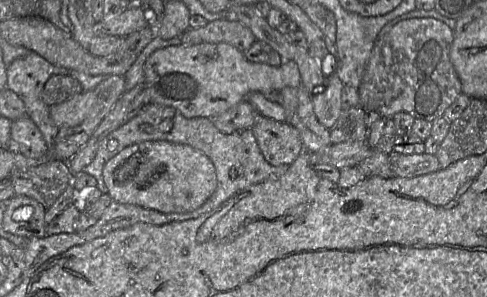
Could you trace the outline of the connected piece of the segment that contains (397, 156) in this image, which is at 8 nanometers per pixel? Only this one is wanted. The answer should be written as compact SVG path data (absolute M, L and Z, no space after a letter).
M392 151L389 160L396 177L416 177L441 169L437 157L427 153L406 155Z

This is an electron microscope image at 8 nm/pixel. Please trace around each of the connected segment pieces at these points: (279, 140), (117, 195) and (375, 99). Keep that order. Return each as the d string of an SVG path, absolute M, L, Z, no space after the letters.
M259 114L251 130L264 158L274 166L290 166L306 151L299 131L286 122L278 122Z
M162 140L143 141L124 148L104 165L103 180L112 200L161 213L194 211L217 188L215 167L203 152Z
M410 18L396 23L375 41L357 88L364 111L374 110L388 118L407 112L415 119L430 122L443 116L462 93L449 57L453 38L453 30L435 18Z

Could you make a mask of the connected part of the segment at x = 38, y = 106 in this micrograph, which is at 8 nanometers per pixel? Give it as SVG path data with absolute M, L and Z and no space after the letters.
M29 52L24 57L15 59L7 67L7 86L9 90L13 91L24 103L27 115L31 118L34 124L41 131L47 146L53 147L56 136L60 128L56 126L49 114L49 106L42 100L42 91L47 80L56 74L70 74L76 78L83 86L84 91L92 91L100 82L102 82L108 75L89 75L77 70L69 71L65 68L56 66L48 62L42 56L35 52Z

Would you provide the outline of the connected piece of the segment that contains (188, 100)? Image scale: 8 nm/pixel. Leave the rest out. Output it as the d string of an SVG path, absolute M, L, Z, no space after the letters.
M201 43L168 46L154 51L144 64L144 84L151 93L151 103L175 108L186 118L214 118L234 105L244 101L251 92L279 92L285 87L302 84L299 68L292 60L274 67L264 63L250 62L244 53L228 43Z

